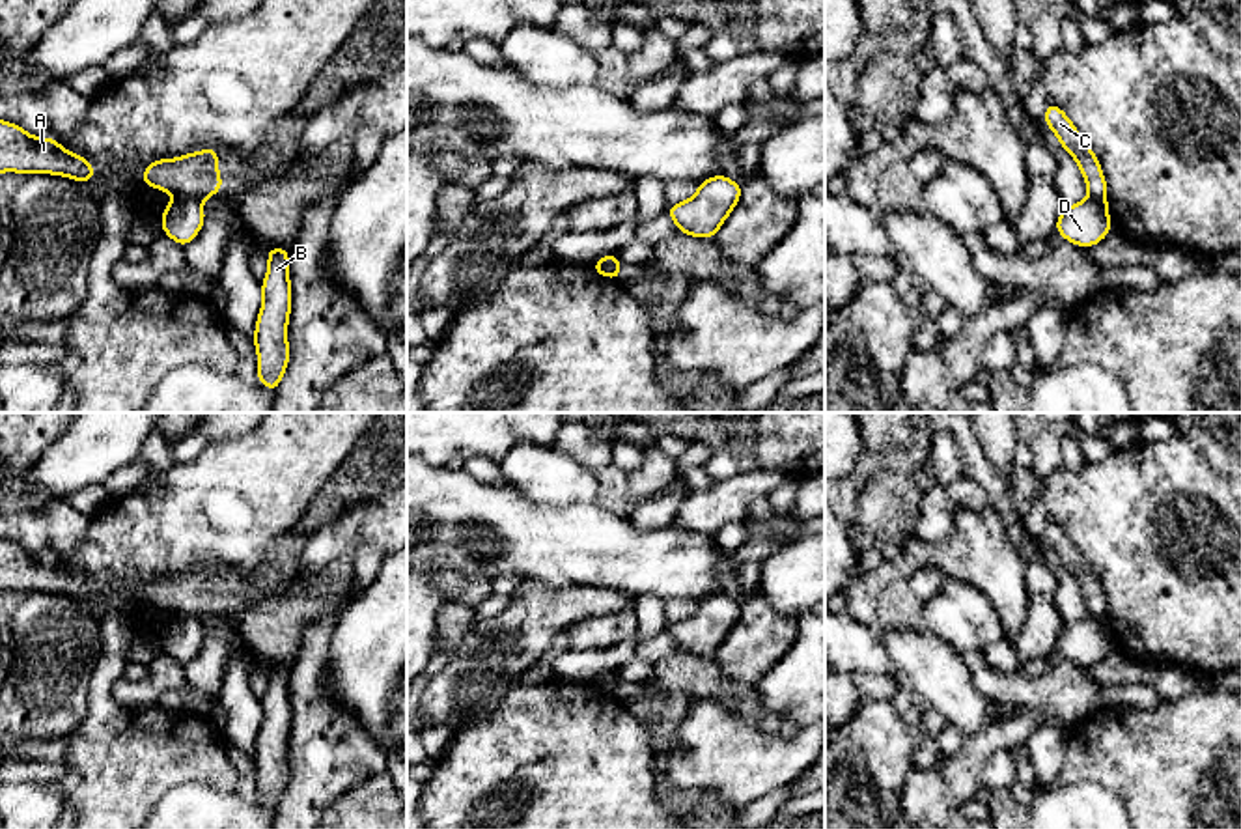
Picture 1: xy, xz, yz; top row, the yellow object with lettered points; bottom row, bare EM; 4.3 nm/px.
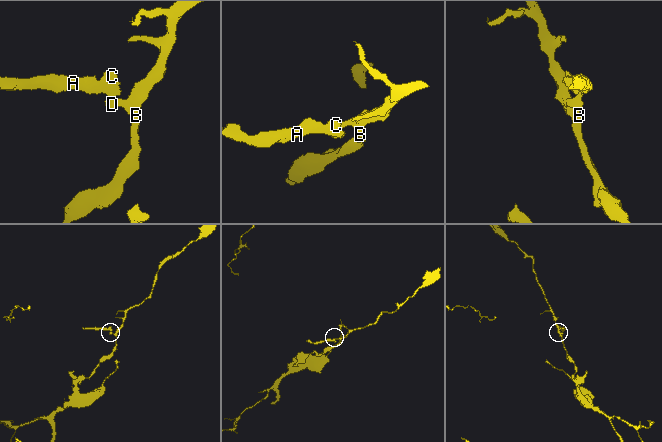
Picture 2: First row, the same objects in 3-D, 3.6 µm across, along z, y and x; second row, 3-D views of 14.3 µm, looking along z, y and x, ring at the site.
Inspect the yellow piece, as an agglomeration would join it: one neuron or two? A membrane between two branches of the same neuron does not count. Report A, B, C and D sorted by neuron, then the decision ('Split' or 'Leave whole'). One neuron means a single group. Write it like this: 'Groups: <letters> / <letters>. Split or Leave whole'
Groups: A C / B D. Split

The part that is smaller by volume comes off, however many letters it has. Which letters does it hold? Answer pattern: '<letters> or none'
A, C

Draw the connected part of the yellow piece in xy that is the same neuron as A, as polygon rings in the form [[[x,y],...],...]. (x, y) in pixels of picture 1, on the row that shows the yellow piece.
[[[0,119],[0,174],[54,174],[90,183],[95,166],[78,153],[69,153],[56,138],[28,134],[22,127]]]

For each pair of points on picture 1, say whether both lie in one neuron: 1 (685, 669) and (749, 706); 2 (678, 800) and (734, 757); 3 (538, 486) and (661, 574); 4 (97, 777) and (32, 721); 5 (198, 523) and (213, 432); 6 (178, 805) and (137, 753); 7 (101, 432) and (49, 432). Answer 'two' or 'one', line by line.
1: one
2: two
3: two
4: two
5: two
6: two
7: two

